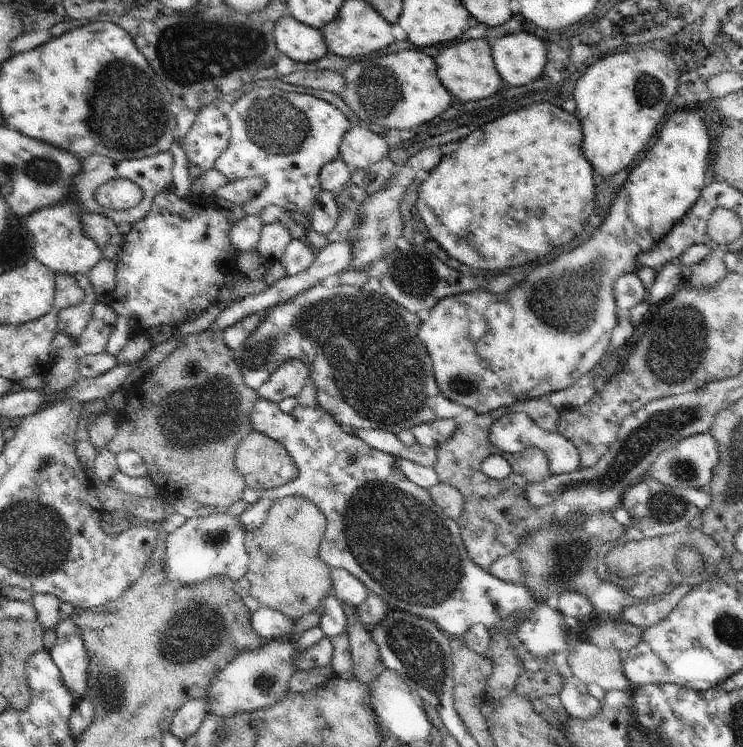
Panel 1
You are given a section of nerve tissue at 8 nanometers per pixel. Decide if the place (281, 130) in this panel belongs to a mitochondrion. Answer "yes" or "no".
yes

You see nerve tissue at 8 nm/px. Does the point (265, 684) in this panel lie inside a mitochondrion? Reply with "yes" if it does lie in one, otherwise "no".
yes

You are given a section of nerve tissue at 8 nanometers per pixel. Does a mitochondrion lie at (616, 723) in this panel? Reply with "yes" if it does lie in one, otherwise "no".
no

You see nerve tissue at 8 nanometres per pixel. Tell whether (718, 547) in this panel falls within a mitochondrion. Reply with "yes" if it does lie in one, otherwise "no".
no

